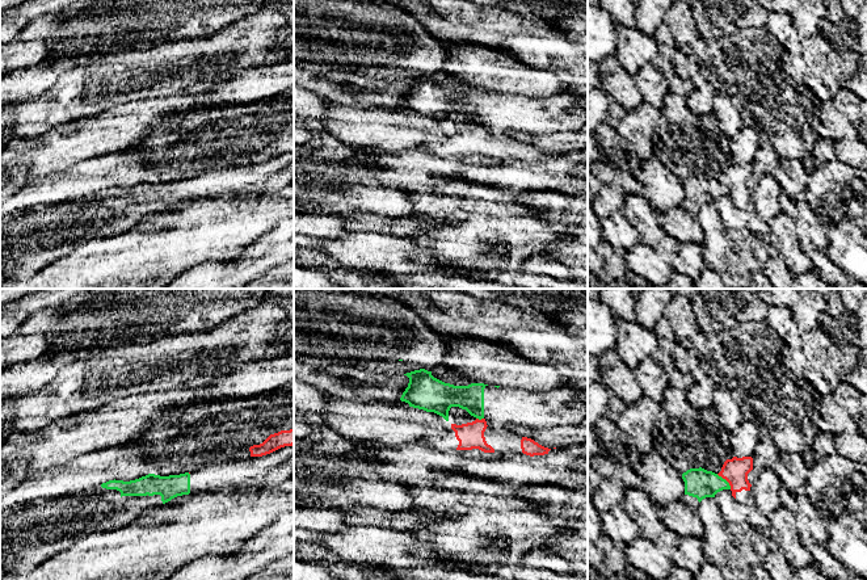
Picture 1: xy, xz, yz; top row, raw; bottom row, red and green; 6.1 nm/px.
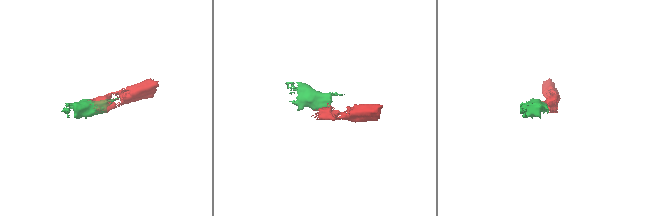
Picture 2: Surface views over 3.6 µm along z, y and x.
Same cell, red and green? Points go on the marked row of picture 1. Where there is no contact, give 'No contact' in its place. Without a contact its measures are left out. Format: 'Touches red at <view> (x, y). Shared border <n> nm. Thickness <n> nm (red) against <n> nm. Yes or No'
Touches red at yz (725, 479). Shared border 130 nm. Thickness 160 nm (red) against 180 nm. No

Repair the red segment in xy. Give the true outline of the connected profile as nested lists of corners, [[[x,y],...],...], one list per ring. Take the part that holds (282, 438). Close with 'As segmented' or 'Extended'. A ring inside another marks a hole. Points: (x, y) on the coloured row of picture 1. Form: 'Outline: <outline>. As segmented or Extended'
Outline: [[[294,429],[270,434],[262,444],[249,447],[251,457],[262,457],[281,447],[294,445]]]. As segmented

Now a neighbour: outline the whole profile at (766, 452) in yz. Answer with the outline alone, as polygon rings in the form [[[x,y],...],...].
[[[766,432],[761,433],[756,451],[753,454],[753,471],[759,472],[765,468],[771,468],[779,457],[779,449],[773,441],[771,436]]]

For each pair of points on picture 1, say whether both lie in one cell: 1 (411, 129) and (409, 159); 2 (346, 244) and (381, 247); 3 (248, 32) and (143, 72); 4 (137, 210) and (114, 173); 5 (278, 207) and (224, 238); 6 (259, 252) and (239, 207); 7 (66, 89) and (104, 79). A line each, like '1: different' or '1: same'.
1: different
2: same
3: same
4: different
5: same
6: different
7: same

